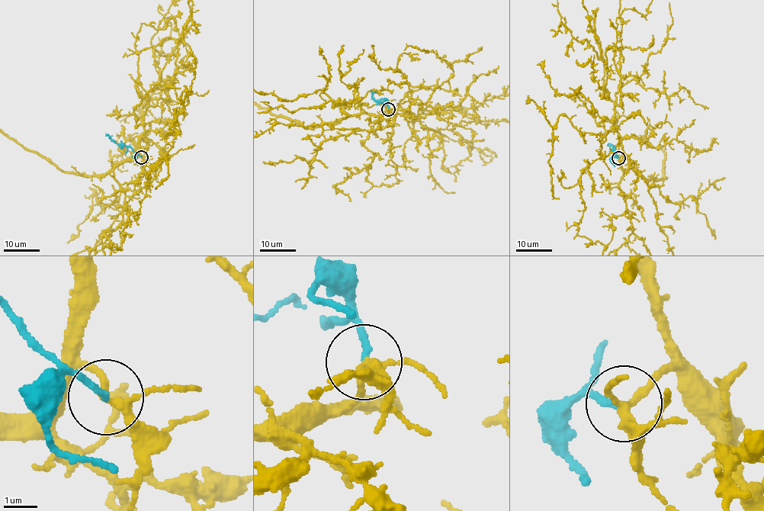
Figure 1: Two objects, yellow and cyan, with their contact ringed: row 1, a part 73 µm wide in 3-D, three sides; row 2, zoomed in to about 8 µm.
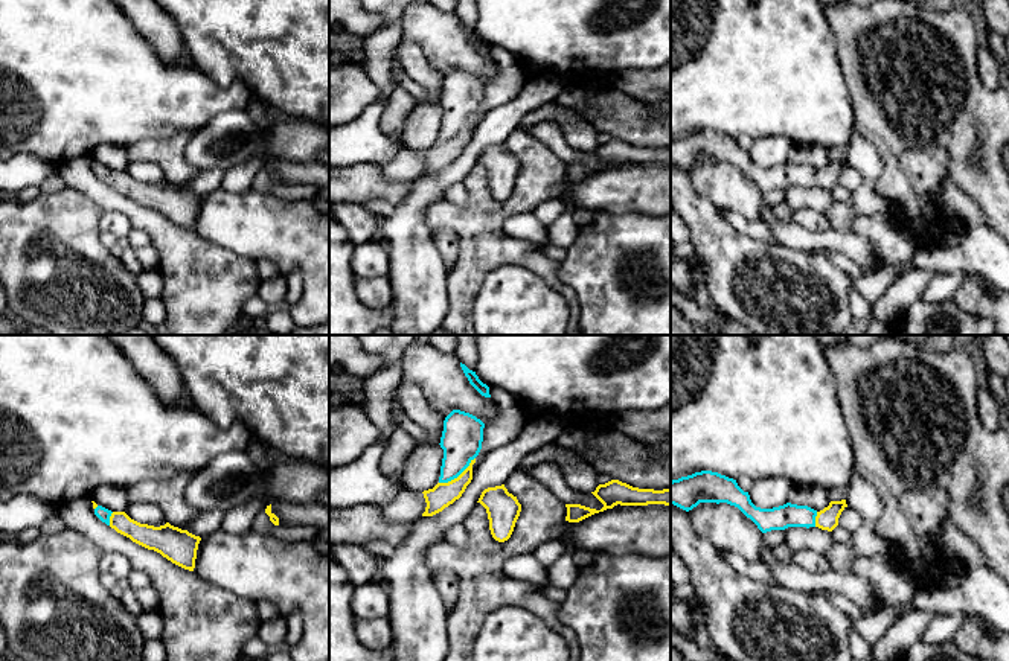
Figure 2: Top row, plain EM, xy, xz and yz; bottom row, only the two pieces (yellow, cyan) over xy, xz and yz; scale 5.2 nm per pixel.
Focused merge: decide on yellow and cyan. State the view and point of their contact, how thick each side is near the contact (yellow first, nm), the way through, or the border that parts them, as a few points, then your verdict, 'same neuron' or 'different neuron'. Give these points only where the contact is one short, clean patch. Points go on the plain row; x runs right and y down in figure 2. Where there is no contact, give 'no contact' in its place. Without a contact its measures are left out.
contact xz (459, 134); calibres 130 and 220 nm; way xz (444, 153), (459, 134), (462, 95); same neuron

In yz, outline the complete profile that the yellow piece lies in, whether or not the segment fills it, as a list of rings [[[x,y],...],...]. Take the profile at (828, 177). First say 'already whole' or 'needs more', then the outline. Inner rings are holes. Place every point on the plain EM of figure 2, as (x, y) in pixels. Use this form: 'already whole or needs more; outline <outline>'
needs more; outline [[[712,129],[695,131],[671,140],[671,163],[689,171],[700,161],[727,161],[738,166],[762,192],[788,186],[818,186],[832,190],[838,184],[846,158],[831,160],[817,171],[808,164],[786,161],[773,168],[756,166],[736,139]]]

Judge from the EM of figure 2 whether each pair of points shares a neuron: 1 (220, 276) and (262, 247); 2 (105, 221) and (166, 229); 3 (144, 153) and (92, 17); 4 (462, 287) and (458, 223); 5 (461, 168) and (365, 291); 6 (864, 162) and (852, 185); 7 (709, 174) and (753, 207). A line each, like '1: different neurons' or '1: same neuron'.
1: different neurons
2: different neurons
3: different neurons
4: same neuron
5: different neurons
6: different neurons
7: same neuron

